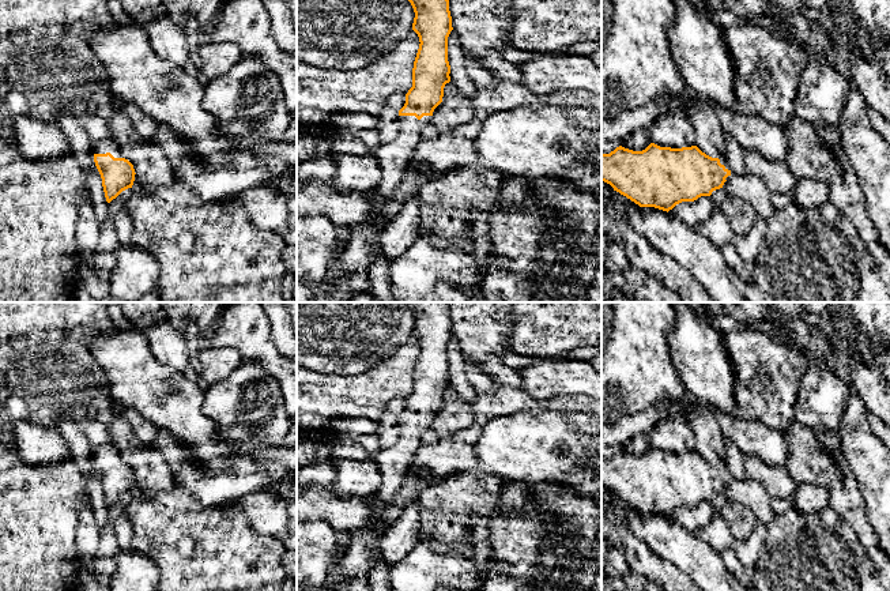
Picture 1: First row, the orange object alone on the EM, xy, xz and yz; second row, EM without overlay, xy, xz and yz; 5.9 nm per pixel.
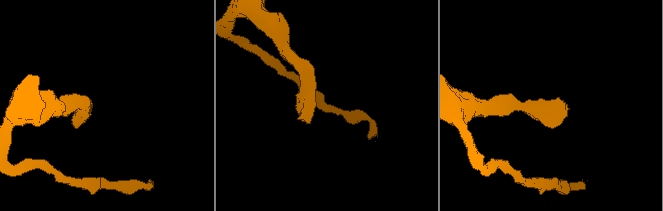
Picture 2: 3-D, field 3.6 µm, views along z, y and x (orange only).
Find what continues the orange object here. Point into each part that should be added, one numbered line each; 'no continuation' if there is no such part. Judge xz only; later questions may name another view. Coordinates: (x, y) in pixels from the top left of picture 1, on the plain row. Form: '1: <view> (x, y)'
1: xz (393, 462)

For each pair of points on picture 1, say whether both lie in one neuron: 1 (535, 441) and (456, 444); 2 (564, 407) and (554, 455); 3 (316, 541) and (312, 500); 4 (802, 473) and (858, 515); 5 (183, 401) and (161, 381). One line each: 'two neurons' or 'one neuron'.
1: two neurons
2: two neurons
3: two neurons
4: one neuron
5: one neuron

